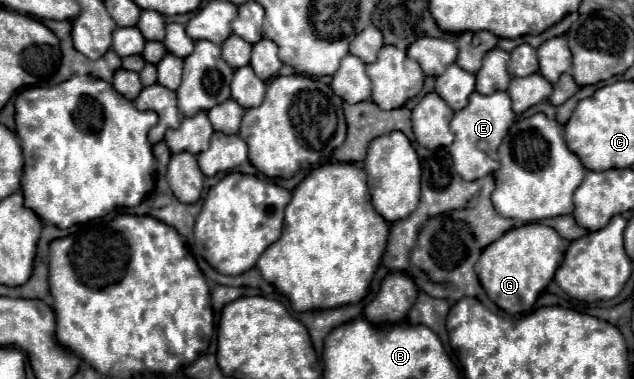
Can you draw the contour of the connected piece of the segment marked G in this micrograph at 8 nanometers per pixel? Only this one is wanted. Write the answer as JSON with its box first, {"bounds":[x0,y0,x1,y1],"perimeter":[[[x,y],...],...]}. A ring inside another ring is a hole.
{"bounds":[476,222,568,314],"perimeter":[[[532,222],[520,228],[508,230],[488,248],[484,248],[480,260],[476,262],[476,274],[488,298],[508,314],[530,312],[536,298],[546,290],[548,282],[554,278],[556,268],[564,260],[568,240],[560,238],[550,226]]]}

